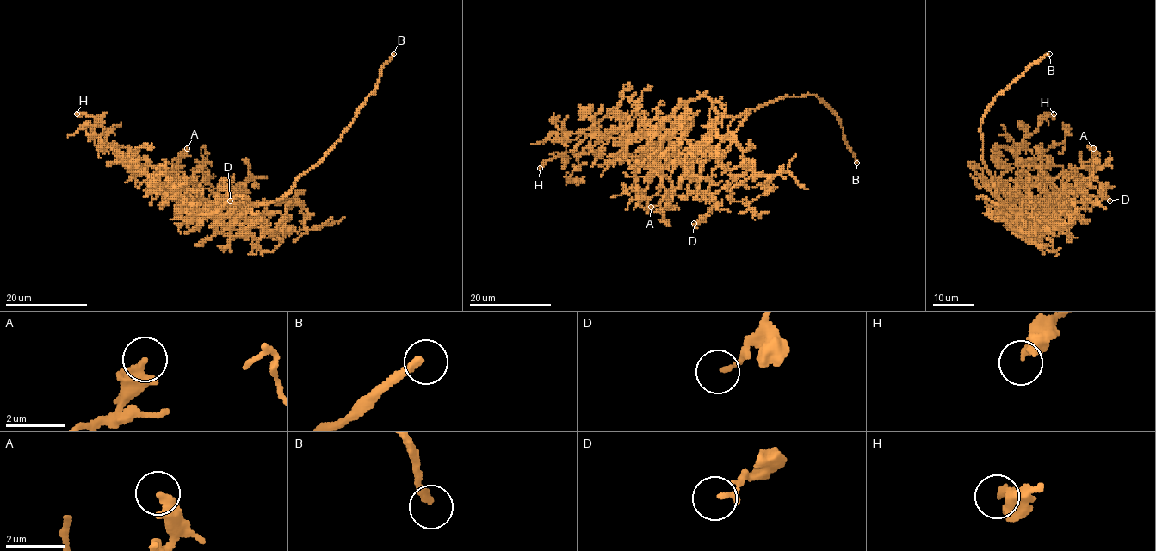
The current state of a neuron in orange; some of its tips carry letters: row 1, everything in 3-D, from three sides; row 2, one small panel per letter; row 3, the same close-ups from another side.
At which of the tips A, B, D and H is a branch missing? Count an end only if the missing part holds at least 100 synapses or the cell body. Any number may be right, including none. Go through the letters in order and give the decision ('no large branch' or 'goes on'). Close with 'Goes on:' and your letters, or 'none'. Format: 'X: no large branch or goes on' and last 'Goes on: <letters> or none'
A: no large branch
B: goes on
D: no large branch
H: no large branch
Goes on: B

